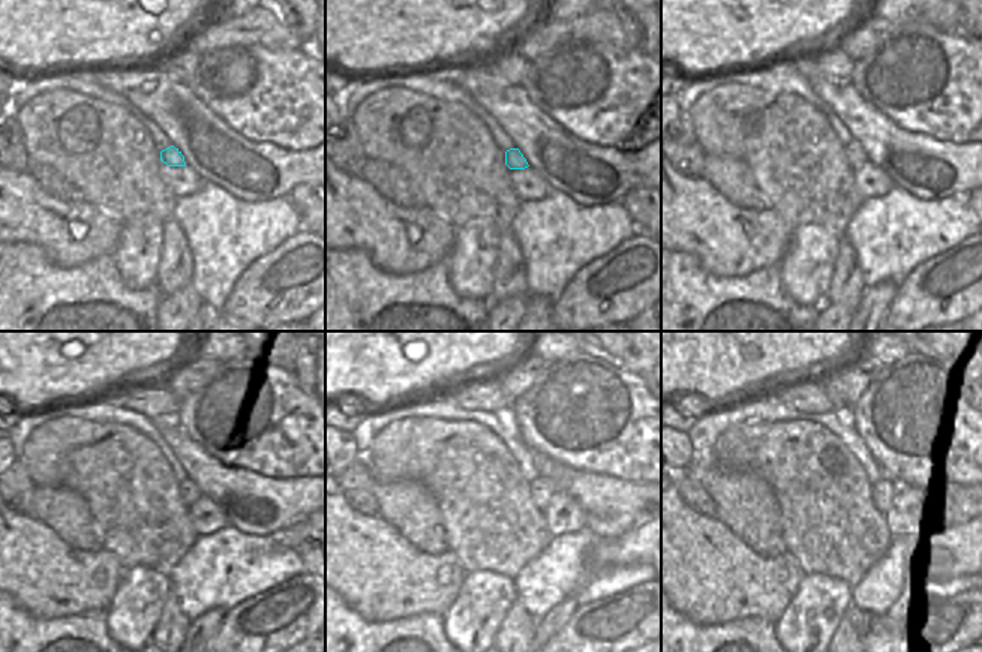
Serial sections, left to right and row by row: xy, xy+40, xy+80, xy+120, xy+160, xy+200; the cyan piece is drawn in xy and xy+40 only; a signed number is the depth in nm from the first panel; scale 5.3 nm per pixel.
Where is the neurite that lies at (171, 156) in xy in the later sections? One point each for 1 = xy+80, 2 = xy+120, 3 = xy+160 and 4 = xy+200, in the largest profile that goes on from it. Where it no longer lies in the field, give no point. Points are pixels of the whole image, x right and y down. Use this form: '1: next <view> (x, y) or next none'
1: next xy+80 (856, 156)
2: next xy+120 (189, 492)
3: next xy+160 (541, 490)
4: next xy+200 (882, 492)

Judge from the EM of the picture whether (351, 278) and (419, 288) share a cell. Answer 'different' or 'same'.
same

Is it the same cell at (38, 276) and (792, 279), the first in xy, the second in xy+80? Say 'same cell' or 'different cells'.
different cells

